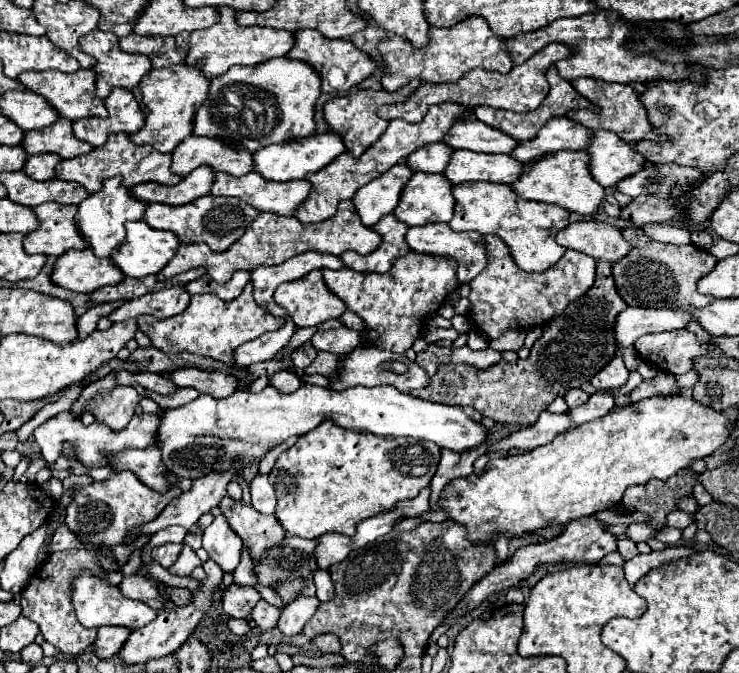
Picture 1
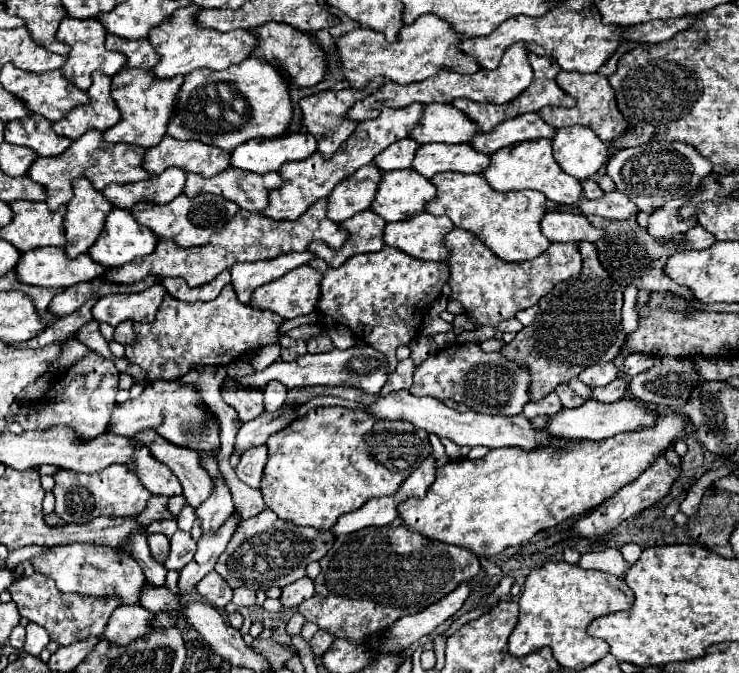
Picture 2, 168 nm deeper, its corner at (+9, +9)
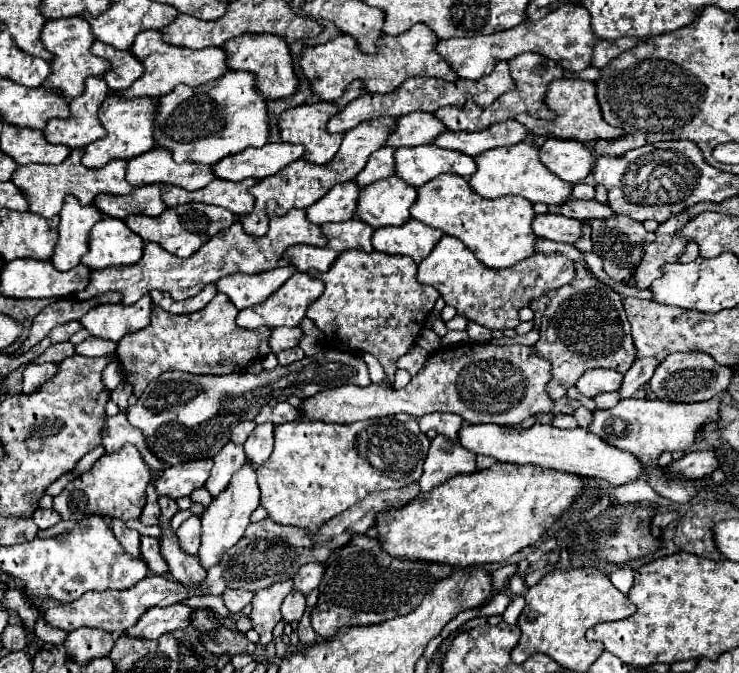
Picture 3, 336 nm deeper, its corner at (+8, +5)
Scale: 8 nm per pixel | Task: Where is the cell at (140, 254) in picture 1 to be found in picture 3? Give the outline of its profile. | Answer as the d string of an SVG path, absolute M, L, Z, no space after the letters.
M104 217L90 231L90 251L82 263L94 271L110 265L134 265L142 259L142 251L144 239L140 235L134 235L124 221Z

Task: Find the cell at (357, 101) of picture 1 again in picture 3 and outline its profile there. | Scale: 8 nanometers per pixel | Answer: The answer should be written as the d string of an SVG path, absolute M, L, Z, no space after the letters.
M356 79L354 83L350 83L348 91L340 99L336 99L332 103L320 101L320 103L310 103L310 105L300 105L300 107L286 109L280 115L280 123L278 123L280 125L280 137L282 137L282 141L286 141L286 143L302 143L306 147L302 159L306 159L306 161L310 161L314 165L328 163L336 155L336 151L340 147L342 133L328 133L326 131L326 123L330 121L330 117L334 113L340 113L348 103L352 103L354 99L358 99L362 93L364 93L364 83L362 83L362 79L360 81Z

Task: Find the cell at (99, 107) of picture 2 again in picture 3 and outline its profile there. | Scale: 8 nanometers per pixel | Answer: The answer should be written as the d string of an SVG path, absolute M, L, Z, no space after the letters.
M102 77L86 79L86 89L80 97L70 101L72 115L68 119L50 119L44 135L50 143L62 143L70 149L86 147L104 137L104 127L98 119L98 109L108 95L106 81Z

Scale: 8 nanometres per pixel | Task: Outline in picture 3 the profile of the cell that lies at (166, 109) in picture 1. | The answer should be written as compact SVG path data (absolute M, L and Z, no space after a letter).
M112 93L104 99L100 107L100 123L106 129L106 137L94 141L86 147L82 163L90 169L106 165L110 159L134 159L154 147L154 103L158 99L122 99L122 95Z

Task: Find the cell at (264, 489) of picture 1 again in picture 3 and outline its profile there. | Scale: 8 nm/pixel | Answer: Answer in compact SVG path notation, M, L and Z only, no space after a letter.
M272 423L256 425L256 429L250 433L248 441L244 443L246 457L254 469L258 469L270 457L272 443L274 443L274 425Z

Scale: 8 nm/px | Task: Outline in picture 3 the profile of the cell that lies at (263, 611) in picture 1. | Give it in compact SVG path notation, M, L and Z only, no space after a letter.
M226 589L222 599L226 603L226 607L232 611L232 613L240 613L250 601L252 601L252 593L250 591L242 591L242 589Z

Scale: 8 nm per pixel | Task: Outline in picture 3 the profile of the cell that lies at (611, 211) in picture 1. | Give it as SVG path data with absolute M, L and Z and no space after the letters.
M578 183L572 189L574 199L594 199L594 187L588 183Z

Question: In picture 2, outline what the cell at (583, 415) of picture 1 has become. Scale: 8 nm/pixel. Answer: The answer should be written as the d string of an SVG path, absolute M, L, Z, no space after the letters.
M617 377L613 383L609 383L609 385L605 385L605 387L595 387L595 389L593 389L593 399L603 401L603 403L613 403L613 401L625 397L627 385L629 385L627 379Z

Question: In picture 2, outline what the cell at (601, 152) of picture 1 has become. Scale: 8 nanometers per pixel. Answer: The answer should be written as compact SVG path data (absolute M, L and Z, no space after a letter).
M587 127L557 129L551 143L553 157L559 167L575 179L597 175L609 157L605 143L597 139L597 135L593 135L593 131Z

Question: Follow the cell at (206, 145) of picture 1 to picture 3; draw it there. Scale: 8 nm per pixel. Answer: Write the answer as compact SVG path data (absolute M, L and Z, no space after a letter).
M154 147L128 161L126 179L136 187L148 183L180 185L188 191L206 187L214 179L210 167L198 167L198 163L174 163L166 147Z

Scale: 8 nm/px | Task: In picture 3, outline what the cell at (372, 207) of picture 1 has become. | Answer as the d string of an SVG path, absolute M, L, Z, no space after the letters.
M356 181L338 183L326 193L326 197L308 207L306 215L316 225L324 225L330 221L348 221L356 213L360 191L362 187Z

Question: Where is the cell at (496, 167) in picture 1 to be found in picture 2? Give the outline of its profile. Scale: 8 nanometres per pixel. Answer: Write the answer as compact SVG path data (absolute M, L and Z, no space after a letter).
M425 143L415 151L411 167L425 179L431 179L443 171L483 173L487 165L489 157L485 153L473 151L473 147L467 147L467 143Z

